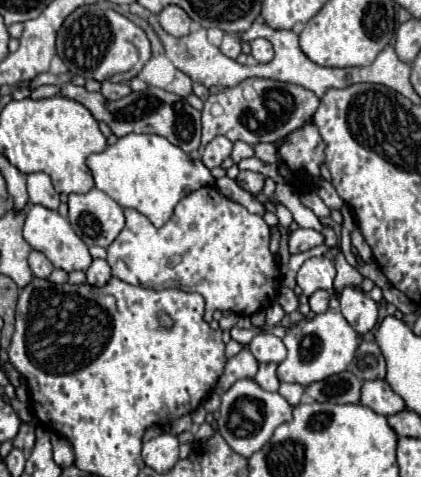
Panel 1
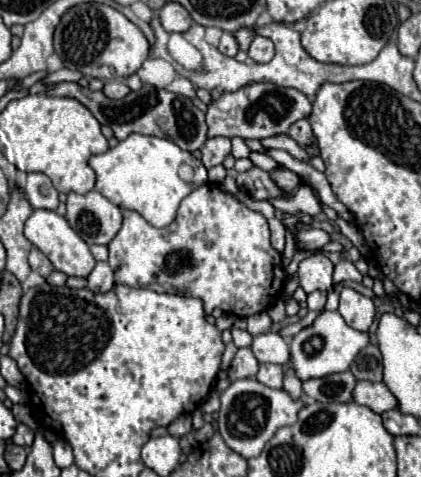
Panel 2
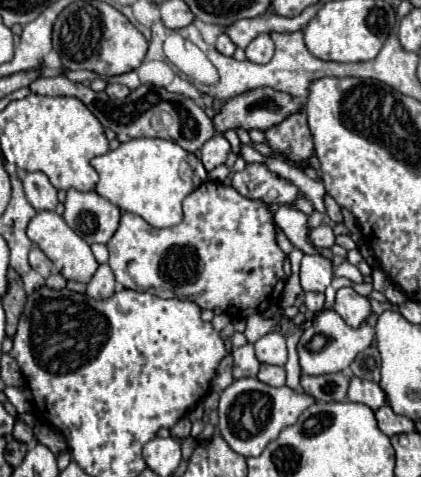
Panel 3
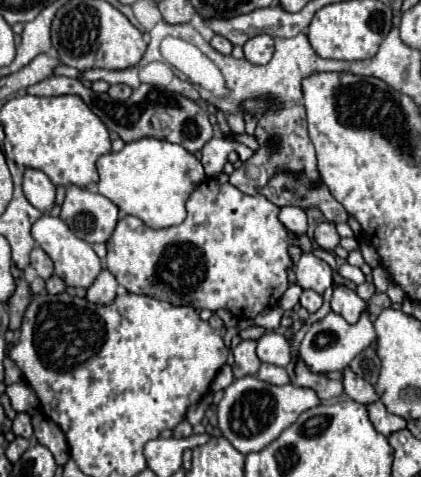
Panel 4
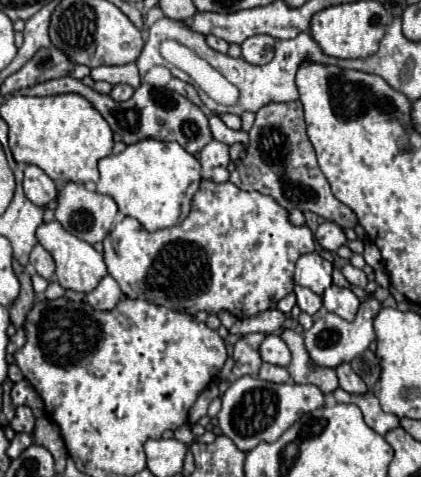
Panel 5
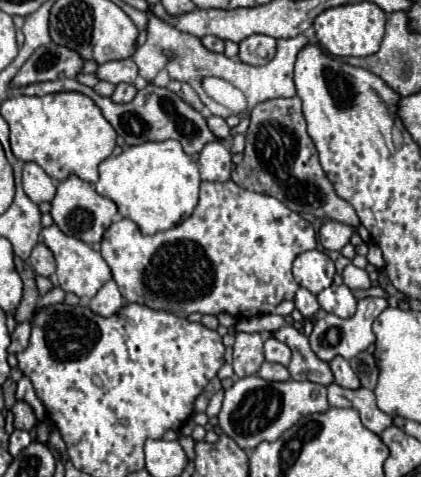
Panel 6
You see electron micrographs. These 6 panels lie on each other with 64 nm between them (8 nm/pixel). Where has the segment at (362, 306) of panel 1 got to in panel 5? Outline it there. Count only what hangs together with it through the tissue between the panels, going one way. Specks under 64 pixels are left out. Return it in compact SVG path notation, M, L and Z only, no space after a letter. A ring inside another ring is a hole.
M330 286L324 292L324 308L328 312L334 312L334 314L342 316L344 320L352 322L356 318L358 308L360 308L360 298L352 290L348 290L348 288Z

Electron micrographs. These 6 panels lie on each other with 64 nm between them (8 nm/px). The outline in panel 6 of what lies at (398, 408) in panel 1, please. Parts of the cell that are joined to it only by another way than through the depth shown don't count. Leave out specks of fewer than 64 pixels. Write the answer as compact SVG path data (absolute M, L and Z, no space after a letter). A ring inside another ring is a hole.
M336 356L336 358L330 362L330 368L332 368L332 372L334 372L334 378L336 378L336 384L338 384L338 386L342 386L342 388L352 388L352 390L360 388L358 376L352 372L350 364L348 364L344 358Z

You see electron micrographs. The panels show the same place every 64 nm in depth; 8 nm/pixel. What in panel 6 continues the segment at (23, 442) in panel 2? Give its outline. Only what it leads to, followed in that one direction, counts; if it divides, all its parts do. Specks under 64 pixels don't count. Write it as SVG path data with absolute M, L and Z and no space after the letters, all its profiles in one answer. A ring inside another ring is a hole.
M16 402L12 408L12 414L14 414L14 428L24 428L30 432L36 426L34 410L26 402Z

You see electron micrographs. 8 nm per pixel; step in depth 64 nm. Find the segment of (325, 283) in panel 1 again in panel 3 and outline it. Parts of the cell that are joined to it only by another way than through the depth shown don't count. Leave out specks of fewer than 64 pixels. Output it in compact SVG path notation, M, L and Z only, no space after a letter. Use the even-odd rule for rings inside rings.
M322 254L304 256L300 264L300 284L304 292L324 292L332 282L332 262Z

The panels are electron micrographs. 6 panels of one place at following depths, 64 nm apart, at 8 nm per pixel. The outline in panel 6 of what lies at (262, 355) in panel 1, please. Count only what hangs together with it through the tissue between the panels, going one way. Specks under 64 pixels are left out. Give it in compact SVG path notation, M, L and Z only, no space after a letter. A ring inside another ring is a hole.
M268 336L266 342L264 342L264 358L268 362L288 366L288 362L290 362L290 348L284 342L276 340L274 336Z

